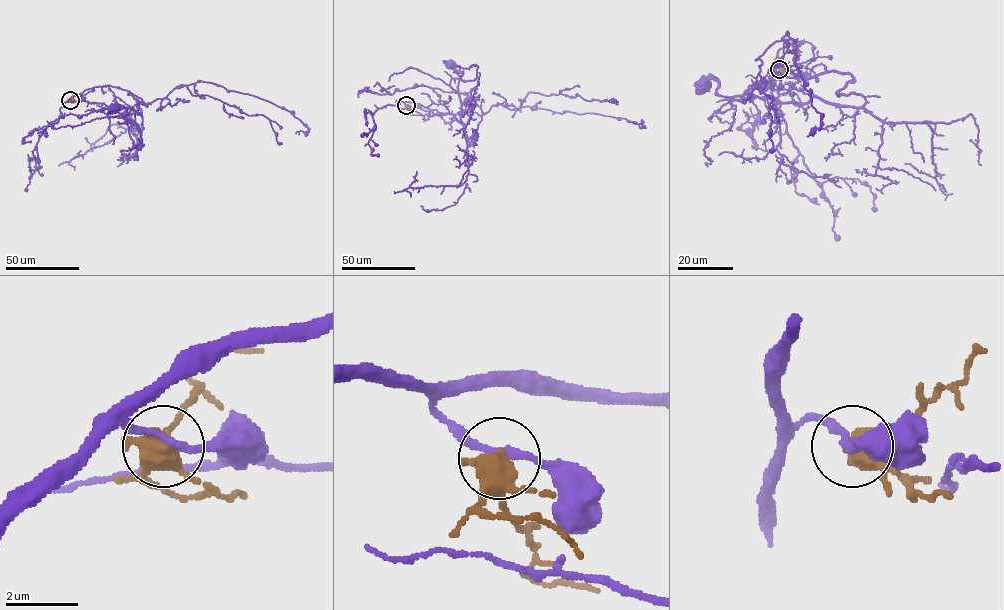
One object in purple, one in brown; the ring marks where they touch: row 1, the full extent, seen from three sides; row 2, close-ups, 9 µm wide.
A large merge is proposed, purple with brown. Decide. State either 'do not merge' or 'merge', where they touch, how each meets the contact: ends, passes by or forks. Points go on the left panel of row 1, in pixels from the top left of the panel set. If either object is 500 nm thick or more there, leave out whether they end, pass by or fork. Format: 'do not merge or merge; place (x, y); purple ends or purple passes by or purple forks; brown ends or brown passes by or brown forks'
do not merge; place (70, 100); purple passes by; brown forks

